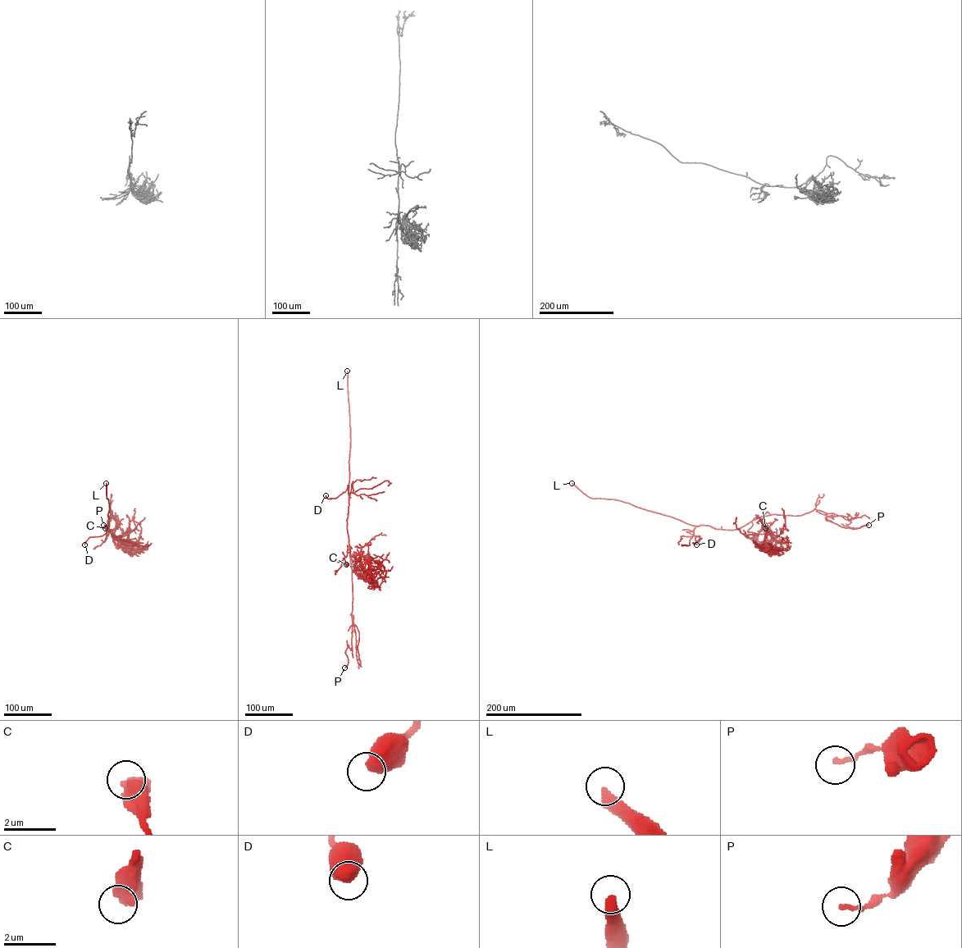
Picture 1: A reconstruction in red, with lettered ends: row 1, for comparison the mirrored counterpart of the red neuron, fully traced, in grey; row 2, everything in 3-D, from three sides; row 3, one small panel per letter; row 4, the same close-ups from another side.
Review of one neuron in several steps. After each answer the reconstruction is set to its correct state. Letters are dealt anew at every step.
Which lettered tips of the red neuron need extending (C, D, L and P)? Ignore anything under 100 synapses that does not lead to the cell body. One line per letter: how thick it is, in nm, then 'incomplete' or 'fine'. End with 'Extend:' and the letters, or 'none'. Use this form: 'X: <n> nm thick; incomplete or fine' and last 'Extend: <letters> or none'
C: 600 nm thick; fine
D: 600 nm thick; fine
L: 420 nm thick; incomplete
P: 140 nm thick; fine
Extend: L

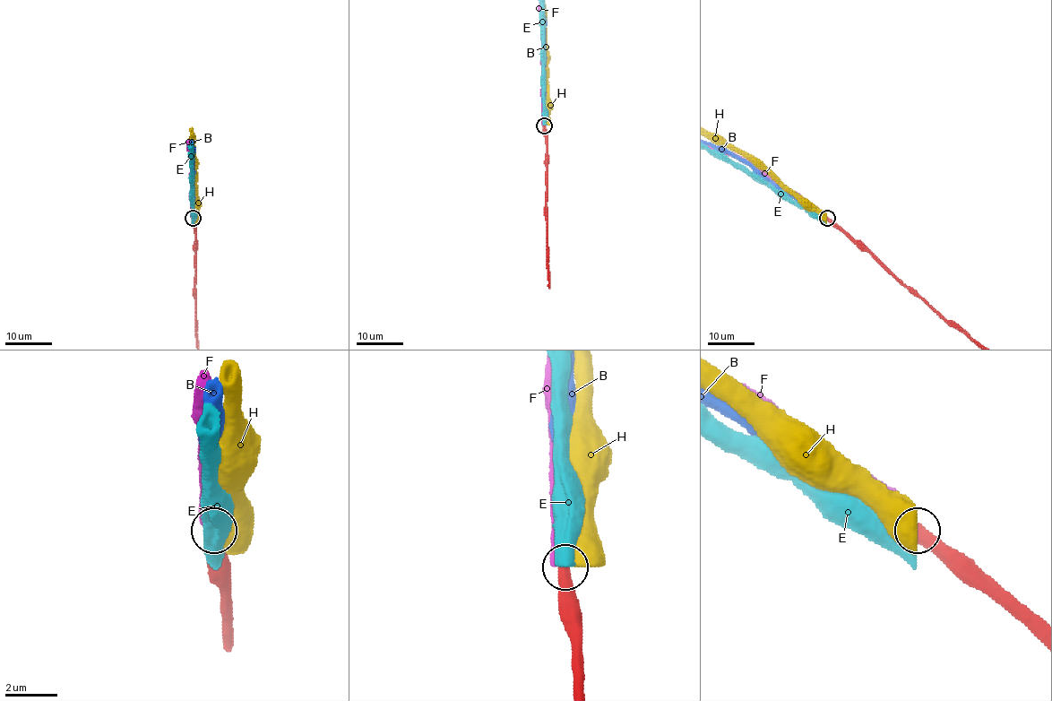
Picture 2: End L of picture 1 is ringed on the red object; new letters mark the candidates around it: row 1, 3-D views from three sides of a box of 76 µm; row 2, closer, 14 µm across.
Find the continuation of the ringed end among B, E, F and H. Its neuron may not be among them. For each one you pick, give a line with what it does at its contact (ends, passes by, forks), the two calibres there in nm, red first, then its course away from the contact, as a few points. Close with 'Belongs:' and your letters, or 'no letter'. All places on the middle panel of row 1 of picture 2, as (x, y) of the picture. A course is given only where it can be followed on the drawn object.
B: It ends there. Thickness 480 nm (red) against 480 nm
Belongs: B

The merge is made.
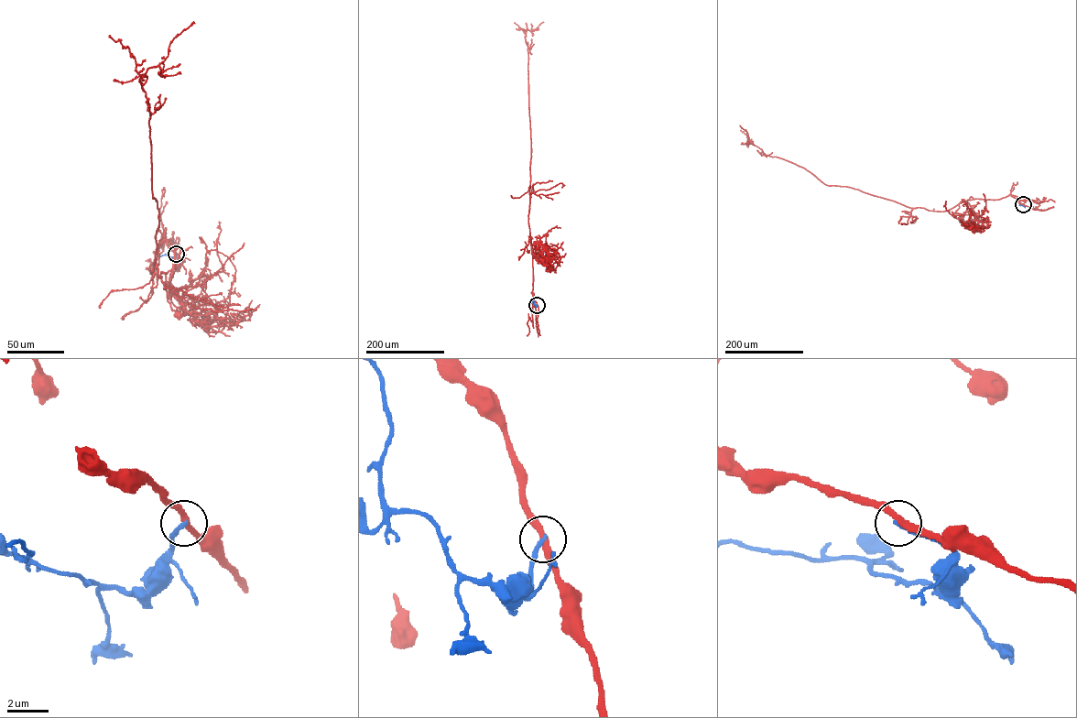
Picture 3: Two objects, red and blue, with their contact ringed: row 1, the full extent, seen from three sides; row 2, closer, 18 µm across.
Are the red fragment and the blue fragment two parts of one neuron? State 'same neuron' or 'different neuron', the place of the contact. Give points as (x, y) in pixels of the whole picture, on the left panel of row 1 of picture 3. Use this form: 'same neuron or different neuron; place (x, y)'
different neuron; place (176, 254)

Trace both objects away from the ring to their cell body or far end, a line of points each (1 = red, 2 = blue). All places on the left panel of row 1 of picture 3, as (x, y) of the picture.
1: (176, 253), (165, 242), (162, 223), (157, 249), (163, 240), (180, 248), (166, 275), (167, 299), (179, 314)
2: (176, 254), (174, 256), (158, 255)

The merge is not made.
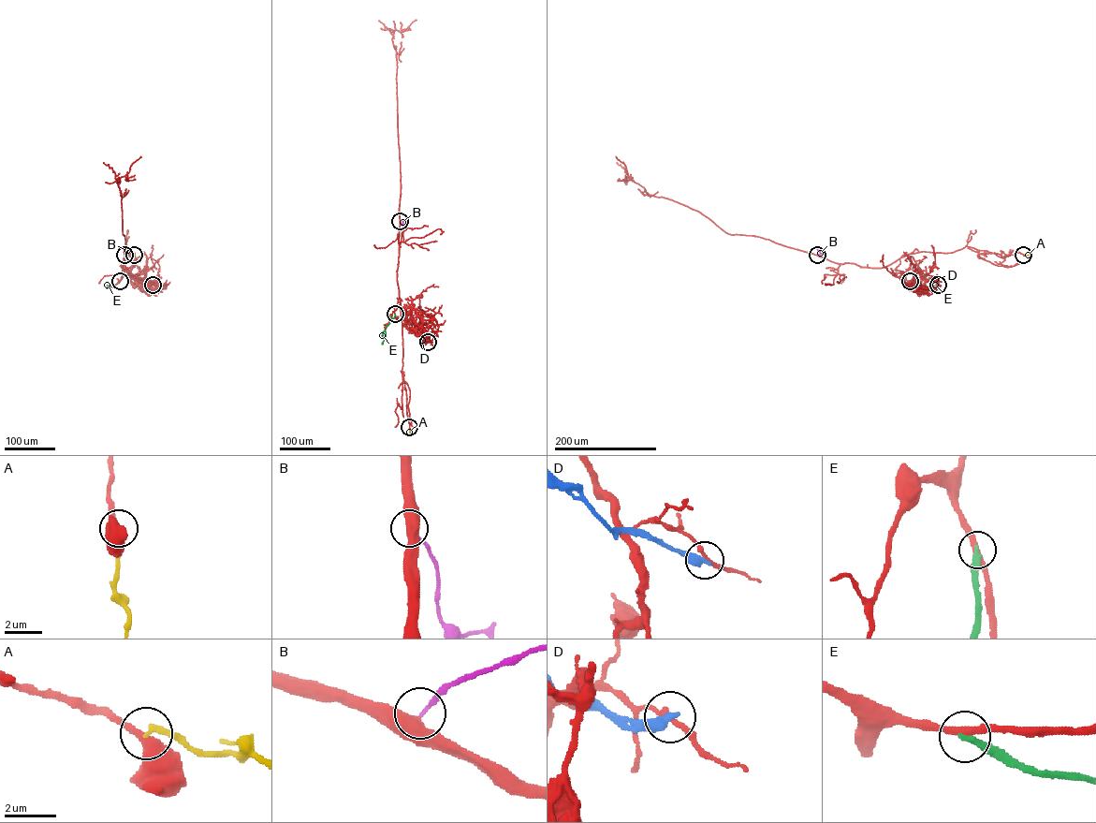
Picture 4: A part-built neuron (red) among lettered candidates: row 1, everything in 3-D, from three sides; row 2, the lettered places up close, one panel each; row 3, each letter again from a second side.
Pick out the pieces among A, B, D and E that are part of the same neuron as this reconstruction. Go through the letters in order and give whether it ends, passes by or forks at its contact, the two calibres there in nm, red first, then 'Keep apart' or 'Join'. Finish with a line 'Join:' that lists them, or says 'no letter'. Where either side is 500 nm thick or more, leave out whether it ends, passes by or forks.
A: It ends there. Thickness 400 nm (red) against 240 nm. Keep apart
B: It ends there. Thickness 480 nm (red) against 160 nm. Join
D: It ends there. Thickness 200 nm (red) against 460 nm. Keep apart
E: It ends there. Thickness 280 nm (red) against 280 nm. Keep apart
Join: B

